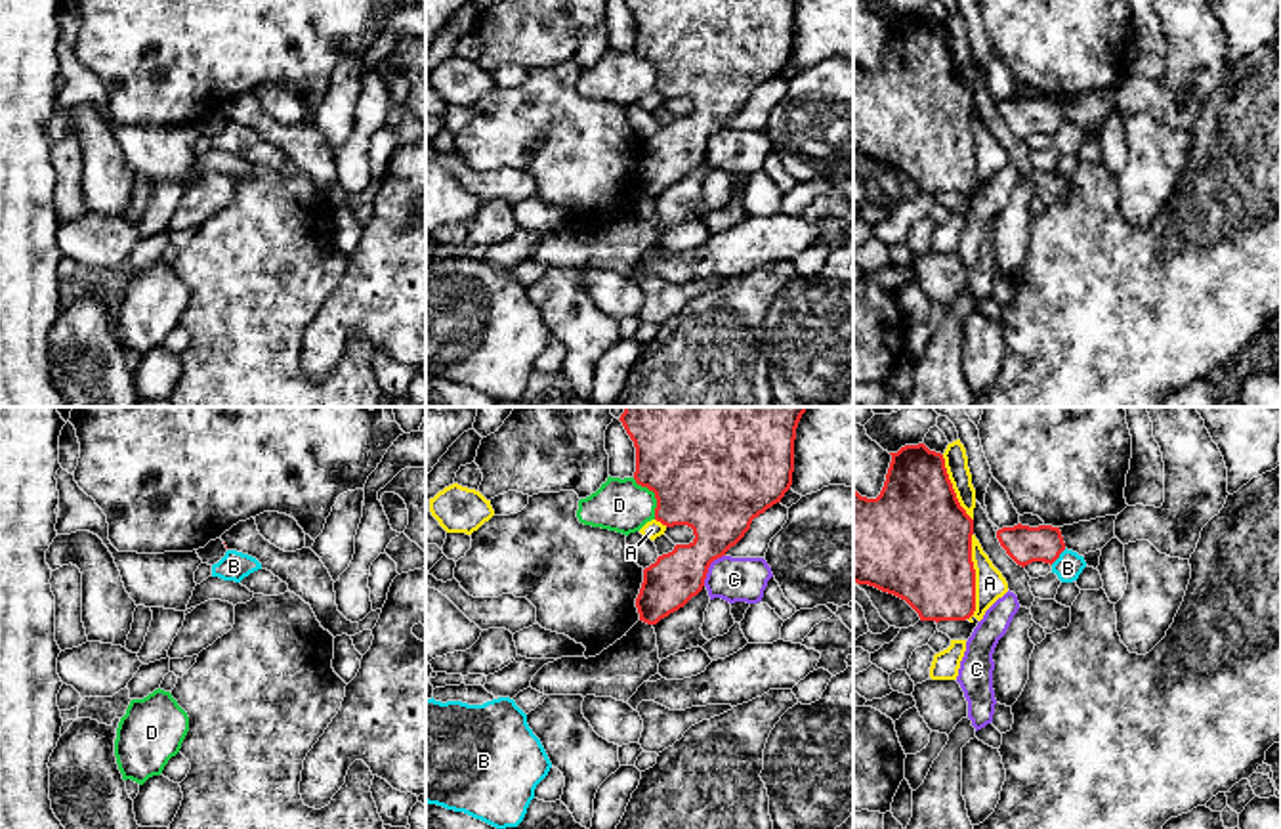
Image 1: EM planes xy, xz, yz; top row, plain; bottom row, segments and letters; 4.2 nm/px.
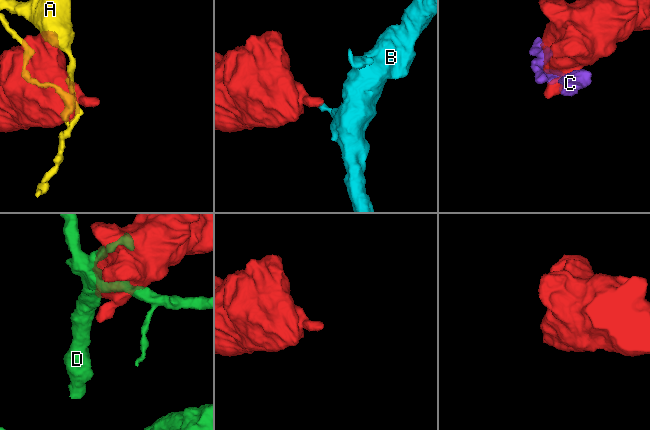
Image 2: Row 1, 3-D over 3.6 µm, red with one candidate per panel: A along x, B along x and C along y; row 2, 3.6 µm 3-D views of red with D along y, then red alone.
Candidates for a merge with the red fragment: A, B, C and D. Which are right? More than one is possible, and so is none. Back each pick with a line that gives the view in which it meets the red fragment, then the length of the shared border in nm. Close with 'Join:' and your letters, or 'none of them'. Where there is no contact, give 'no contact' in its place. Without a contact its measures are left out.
Join: none of them

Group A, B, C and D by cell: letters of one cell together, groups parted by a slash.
A / B / C / D

